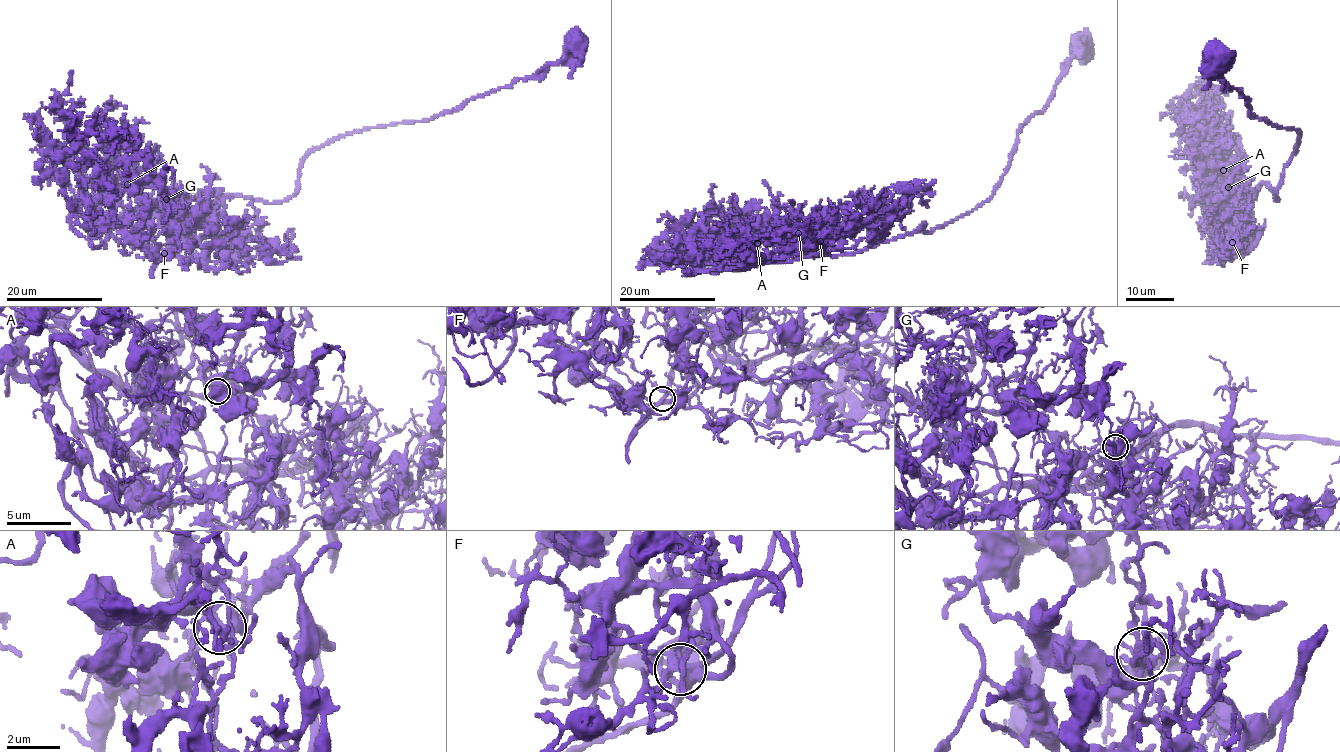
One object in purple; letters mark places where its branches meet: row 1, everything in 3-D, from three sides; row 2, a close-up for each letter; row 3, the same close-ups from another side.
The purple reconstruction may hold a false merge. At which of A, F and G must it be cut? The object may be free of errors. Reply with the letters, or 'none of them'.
none of them

